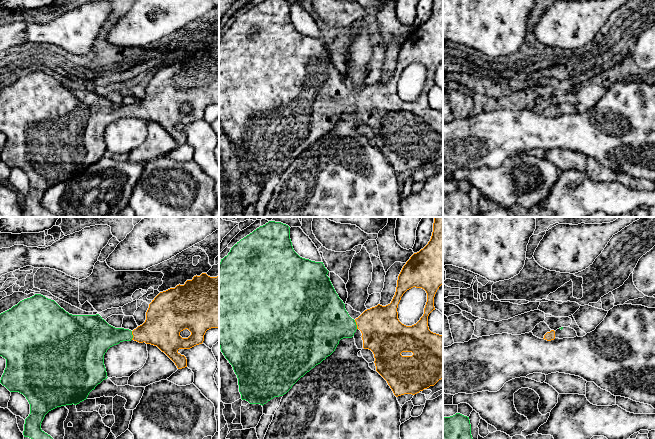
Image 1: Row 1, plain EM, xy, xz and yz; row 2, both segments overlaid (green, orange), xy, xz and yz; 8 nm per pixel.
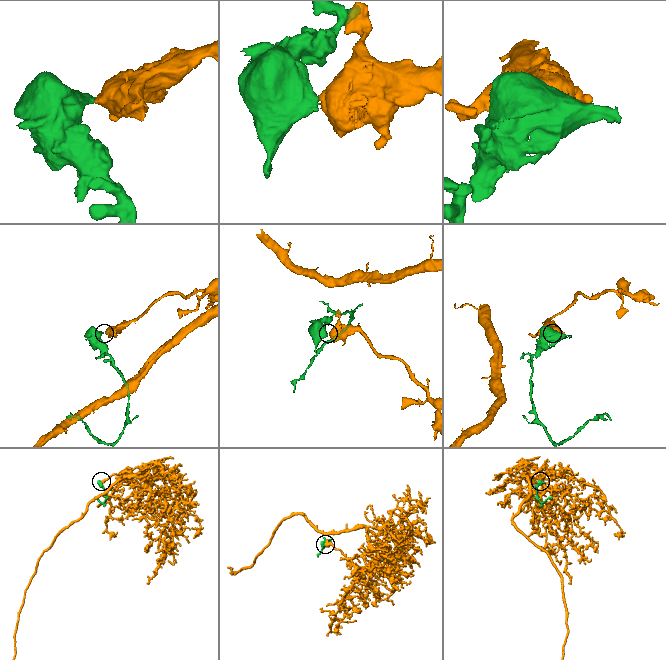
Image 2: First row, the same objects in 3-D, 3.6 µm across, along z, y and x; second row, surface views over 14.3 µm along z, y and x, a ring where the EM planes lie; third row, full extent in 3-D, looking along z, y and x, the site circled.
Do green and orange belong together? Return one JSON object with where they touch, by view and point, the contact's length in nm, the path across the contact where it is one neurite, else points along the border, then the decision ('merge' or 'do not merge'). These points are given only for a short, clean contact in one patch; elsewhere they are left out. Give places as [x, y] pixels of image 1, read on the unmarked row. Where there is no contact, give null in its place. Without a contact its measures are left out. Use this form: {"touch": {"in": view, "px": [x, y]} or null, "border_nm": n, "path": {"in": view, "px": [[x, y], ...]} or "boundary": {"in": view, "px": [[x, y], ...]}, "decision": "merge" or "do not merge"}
{"touch": {"in": "xy", "px": [132, 111]}, "border_nm": 70, "path": {"in": "xy", "px": [[101, 112], [132, 111], [155, 107], [162, 103]]}, "decision": "merge"}

